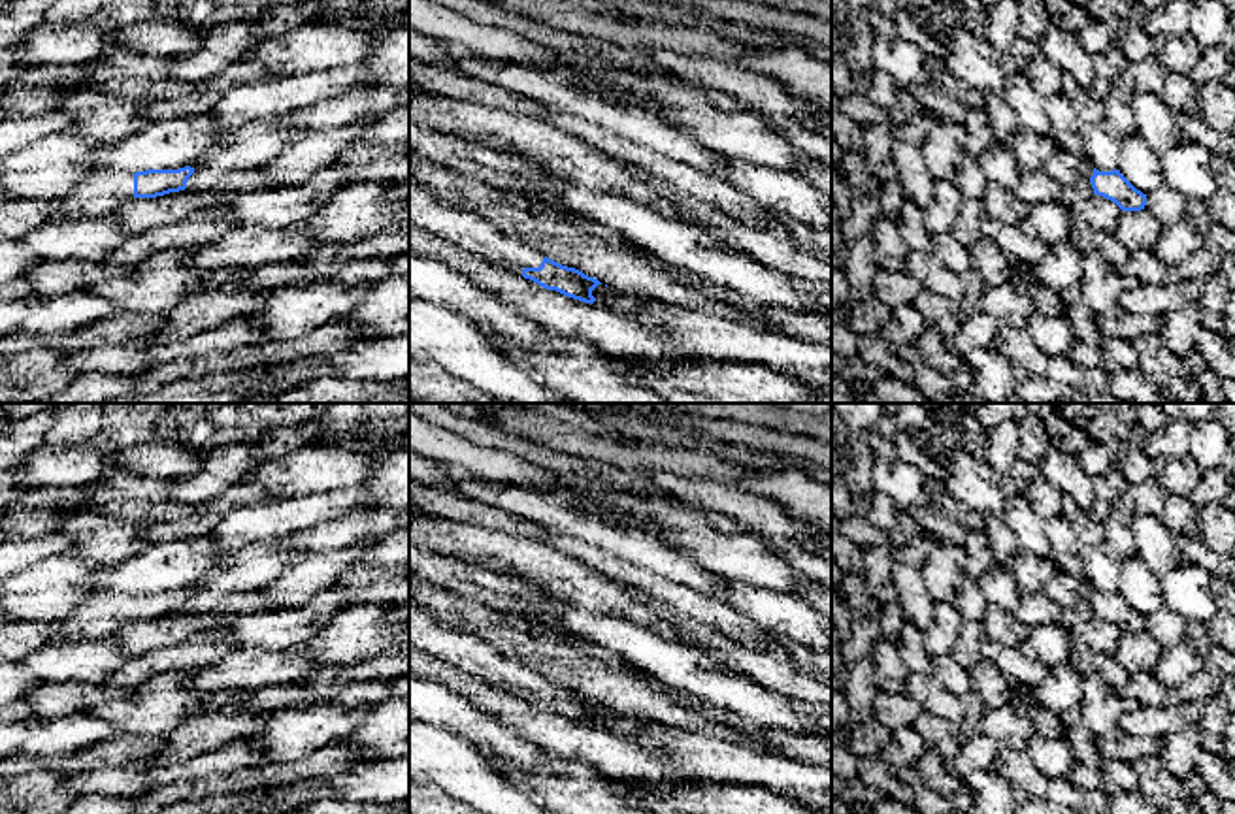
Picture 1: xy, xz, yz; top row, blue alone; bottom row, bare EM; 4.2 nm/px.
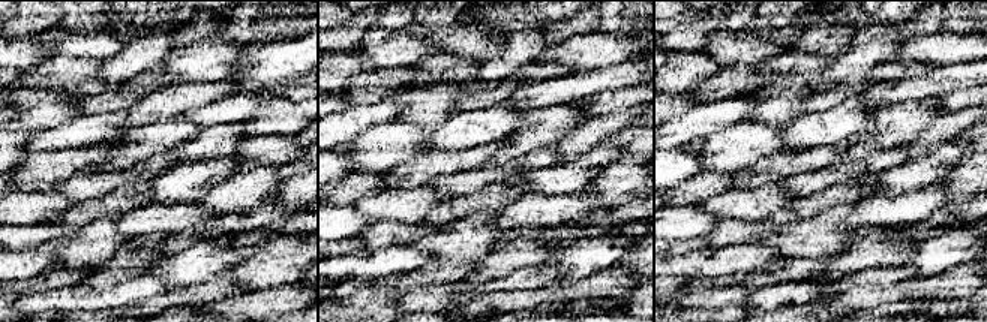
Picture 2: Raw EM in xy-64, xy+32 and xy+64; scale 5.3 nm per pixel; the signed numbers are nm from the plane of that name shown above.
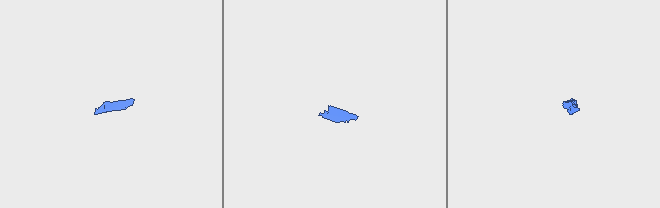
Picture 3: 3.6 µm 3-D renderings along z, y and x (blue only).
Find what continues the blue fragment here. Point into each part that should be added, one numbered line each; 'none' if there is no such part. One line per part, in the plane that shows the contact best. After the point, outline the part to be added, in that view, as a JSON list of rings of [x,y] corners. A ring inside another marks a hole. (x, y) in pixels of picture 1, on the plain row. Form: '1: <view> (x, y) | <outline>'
1: xz (470, 654) | [[[411,601],[409,648],[447,661],[454,669],[477,676],[519,699],[522,699],[524,690],[539,690],[545,680],[545,676],[532,667],[503,656],[479,637],[437,622]]]

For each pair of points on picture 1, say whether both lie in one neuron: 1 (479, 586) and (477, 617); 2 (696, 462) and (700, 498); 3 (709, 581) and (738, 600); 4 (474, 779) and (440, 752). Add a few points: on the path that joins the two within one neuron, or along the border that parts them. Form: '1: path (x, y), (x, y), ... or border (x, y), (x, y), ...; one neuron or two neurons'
1: border (438, 585), (489, 607), (513, 613); two neurons
2: border (655, 470), (683, 479), (721, 481), (740, 490); two neurons
3: border (723, 579), (728, 588), (726, 602); two neurons
4: path (466, 775), (447, 760); one neuron

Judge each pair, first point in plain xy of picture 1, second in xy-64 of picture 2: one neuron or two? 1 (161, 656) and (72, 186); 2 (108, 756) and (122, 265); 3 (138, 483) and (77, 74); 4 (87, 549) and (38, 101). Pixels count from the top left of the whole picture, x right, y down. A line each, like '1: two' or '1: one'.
1: two
2: two
3: one
4: one

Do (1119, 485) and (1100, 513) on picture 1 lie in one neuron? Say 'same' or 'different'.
same

